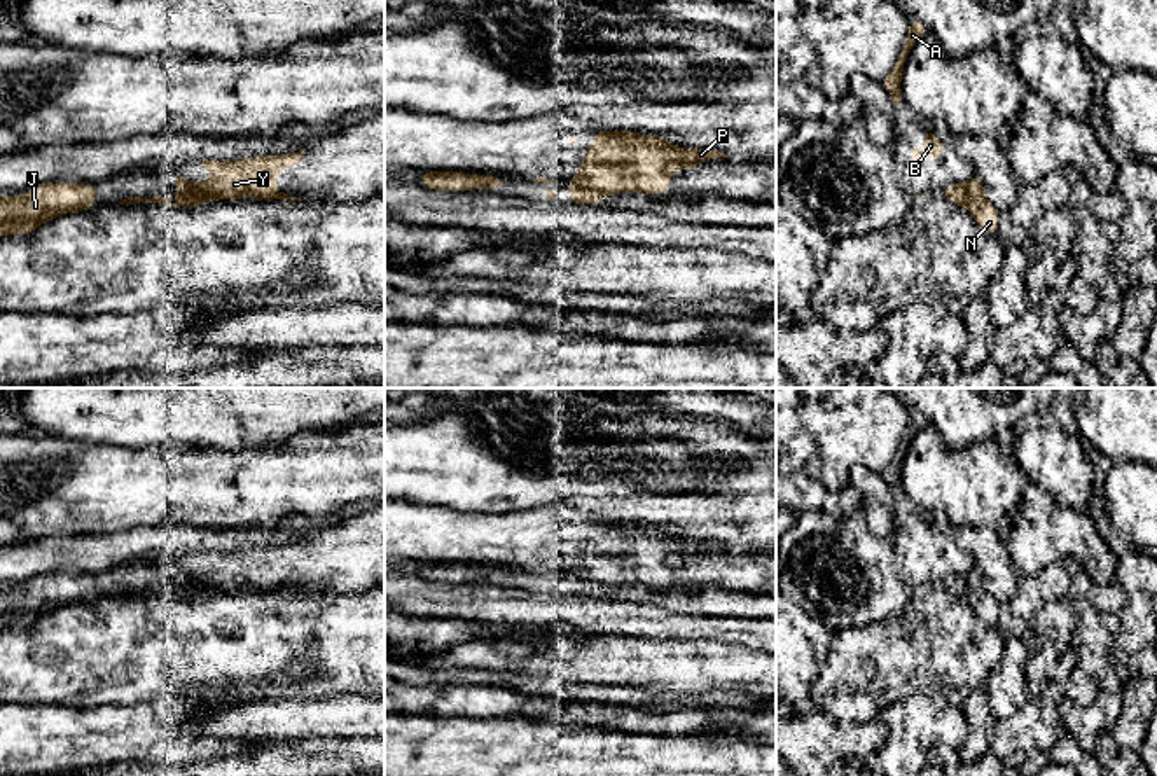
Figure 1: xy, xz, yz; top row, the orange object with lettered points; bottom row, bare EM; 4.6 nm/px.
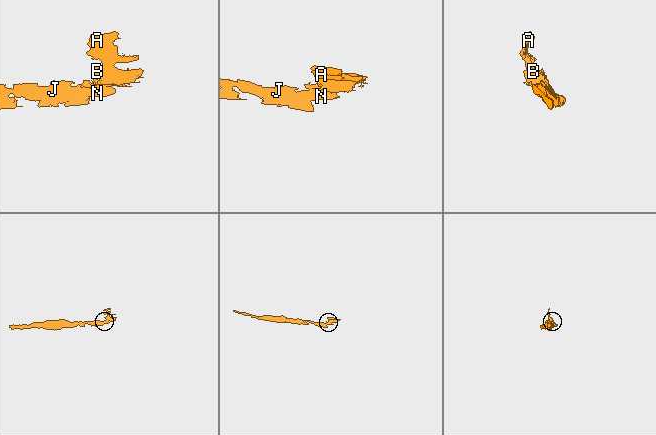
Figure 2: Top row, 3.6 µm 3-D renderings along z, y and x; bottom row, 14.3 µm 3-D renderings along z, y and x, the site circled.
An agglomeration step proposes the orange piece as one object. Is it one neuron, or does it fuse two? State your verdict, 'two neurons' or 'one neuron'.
two neurons

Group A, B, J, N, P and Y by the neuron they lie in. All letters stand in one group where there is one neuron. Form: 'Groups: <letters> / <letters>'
Groups: A B P Y / J N

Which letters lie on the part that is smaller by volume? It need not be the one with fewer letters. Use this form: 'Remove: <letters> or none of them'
Remove: A, B, P, Y

